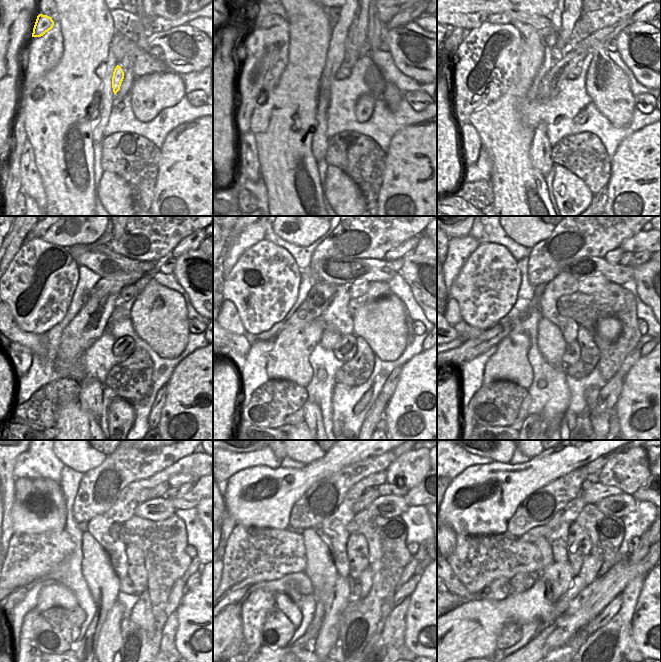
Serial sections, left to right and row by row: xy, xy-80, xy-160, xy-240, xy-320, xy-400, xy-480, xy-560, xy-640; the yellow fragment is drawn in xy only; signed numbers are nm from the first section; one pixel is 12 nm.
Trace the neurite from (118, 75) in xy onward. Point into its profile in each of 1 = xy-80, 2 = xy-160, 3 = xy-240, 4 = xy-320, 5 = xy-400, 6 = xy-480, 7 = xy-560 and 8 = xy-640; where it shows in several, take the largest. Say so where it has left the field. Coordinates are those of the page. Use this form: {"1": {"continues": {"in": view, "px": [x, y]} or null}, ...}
{"1": {"continues": {"in": "xy-80", "px": [343, 72]}}, "2": {"continues": {"in": "xy-160", "px": [575, 72]}}, "3": {"continues": {"in": "xy-240", "px": [129, 291]}}, "4": {"continues": {"in": "xy-320", "px": [358, 289]}}, "5": {"continues": {"in": "xy-400", "px": [593, 284]}}, "6": {"continues": {"in": "xy-480", "px": [160, 508]}}, "7": {"continues": {"in": "xy-560", "px": [390, 505]}}, "8": {"continues": {"in": "xy-640", "px": [620, 505]}}}

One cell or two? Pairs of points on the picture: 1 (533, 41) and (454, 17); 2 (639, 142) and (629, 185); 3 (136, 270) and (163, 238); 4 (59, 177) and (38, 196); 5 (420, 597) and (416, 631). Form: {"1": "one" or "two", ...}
{"1": "two", "2": "one", "3": "two", "4": "two", "5": "one"}

